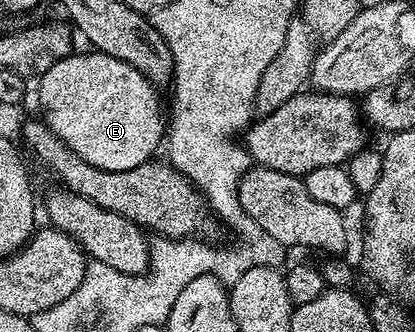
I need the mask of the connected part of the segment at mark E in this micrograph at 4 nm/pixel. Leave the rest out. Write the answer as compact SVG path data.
M73 52L68 58L57 60L57 64L53 64L53 68L49 68L49 72L40 74L37 79L39 85L39 106L43 109L41 114L42 121L54 132L61 141L68 146L73 152L77 152L77 156L81 156L81 160L85 160L89 164L93 164L93 168L105 168L109 172L129 172L129 168L137 168L141 164L152 161L156 157L155 149L162 147L165 142L165 106L159 103L160 91L153 83L141 72L137 72L137 68L133 68L129 64L125 64L125 60L117 60L108 54L98 52L86 52L87 54L79 54Z

